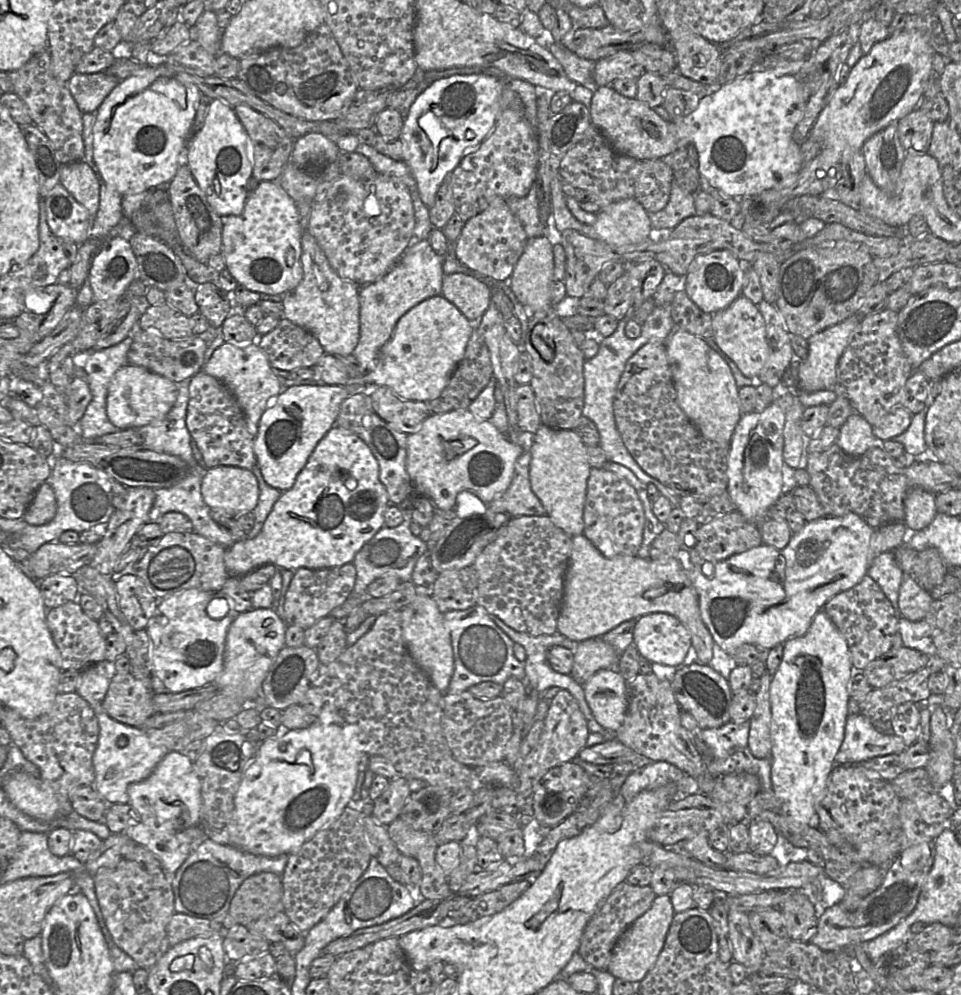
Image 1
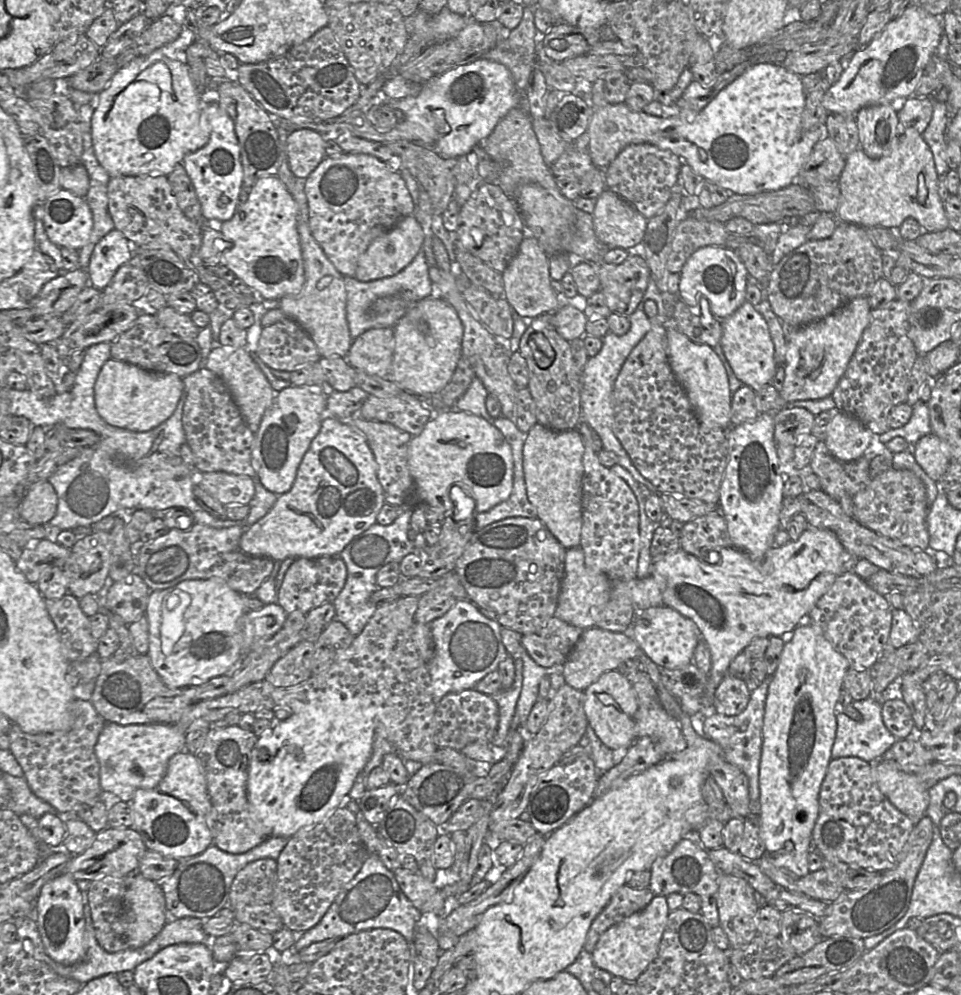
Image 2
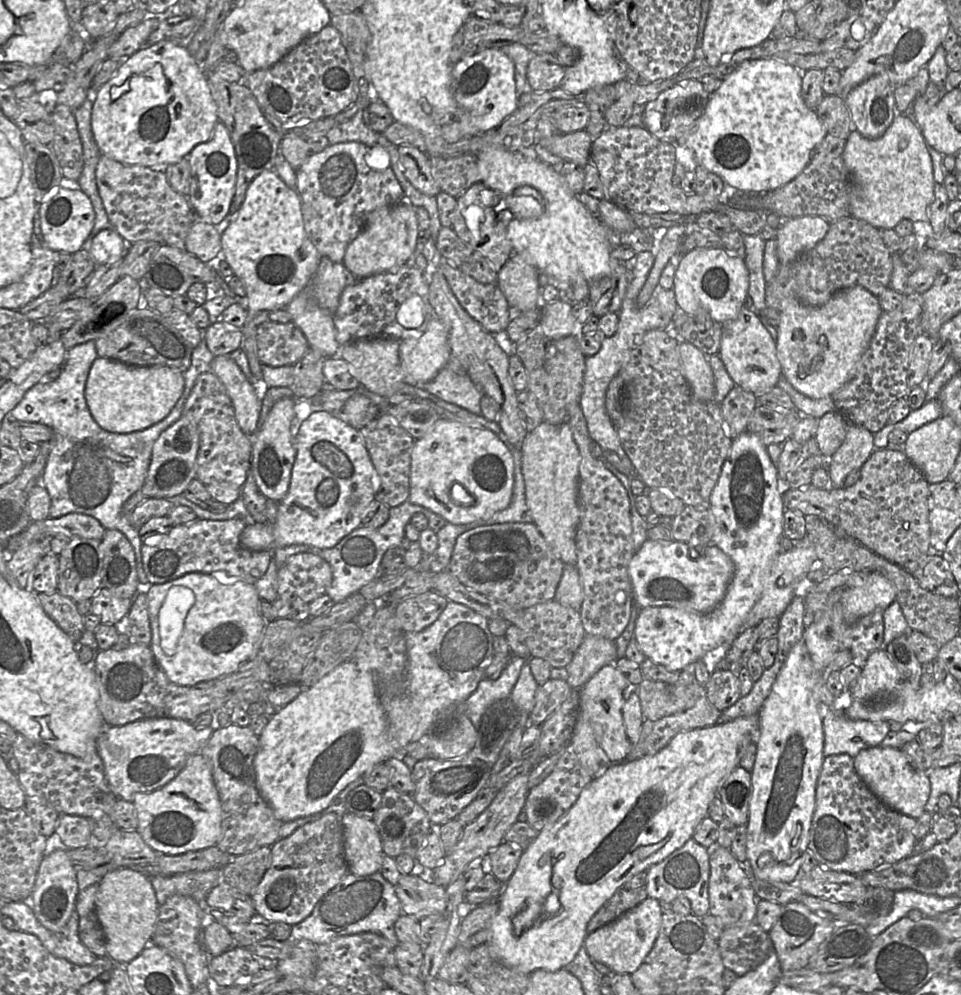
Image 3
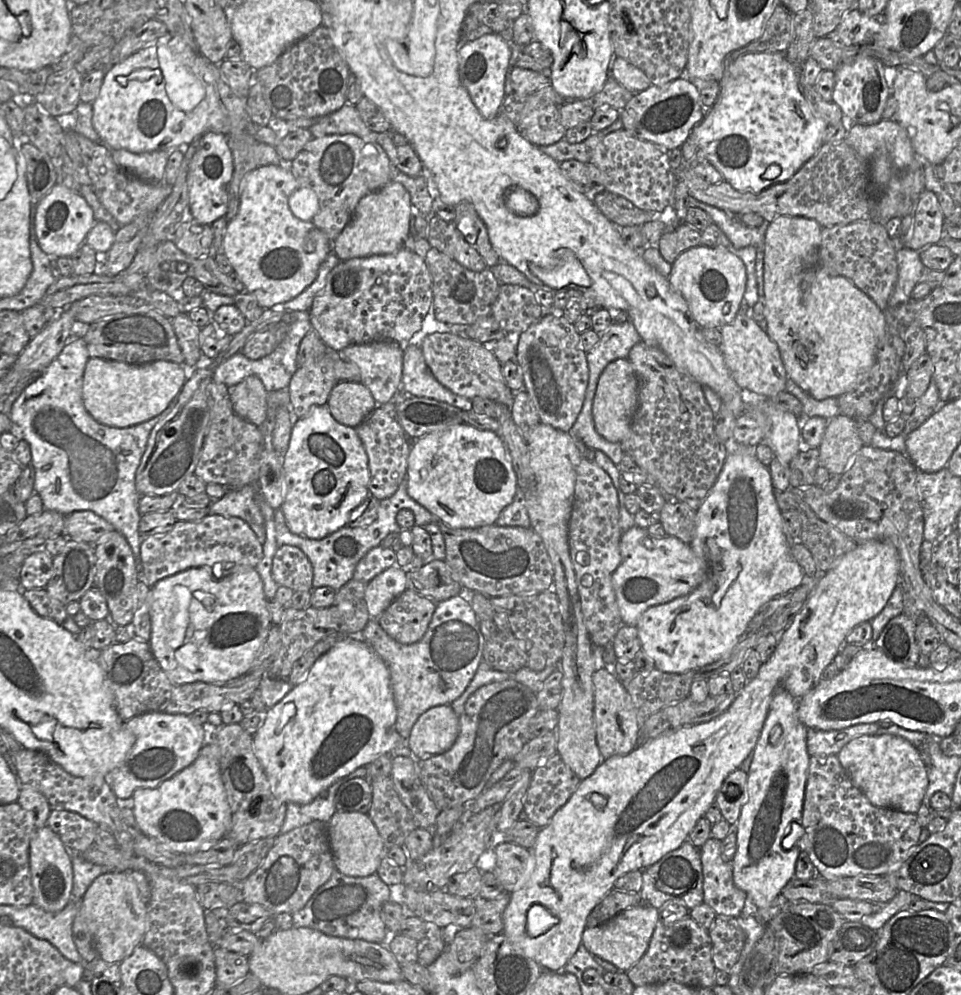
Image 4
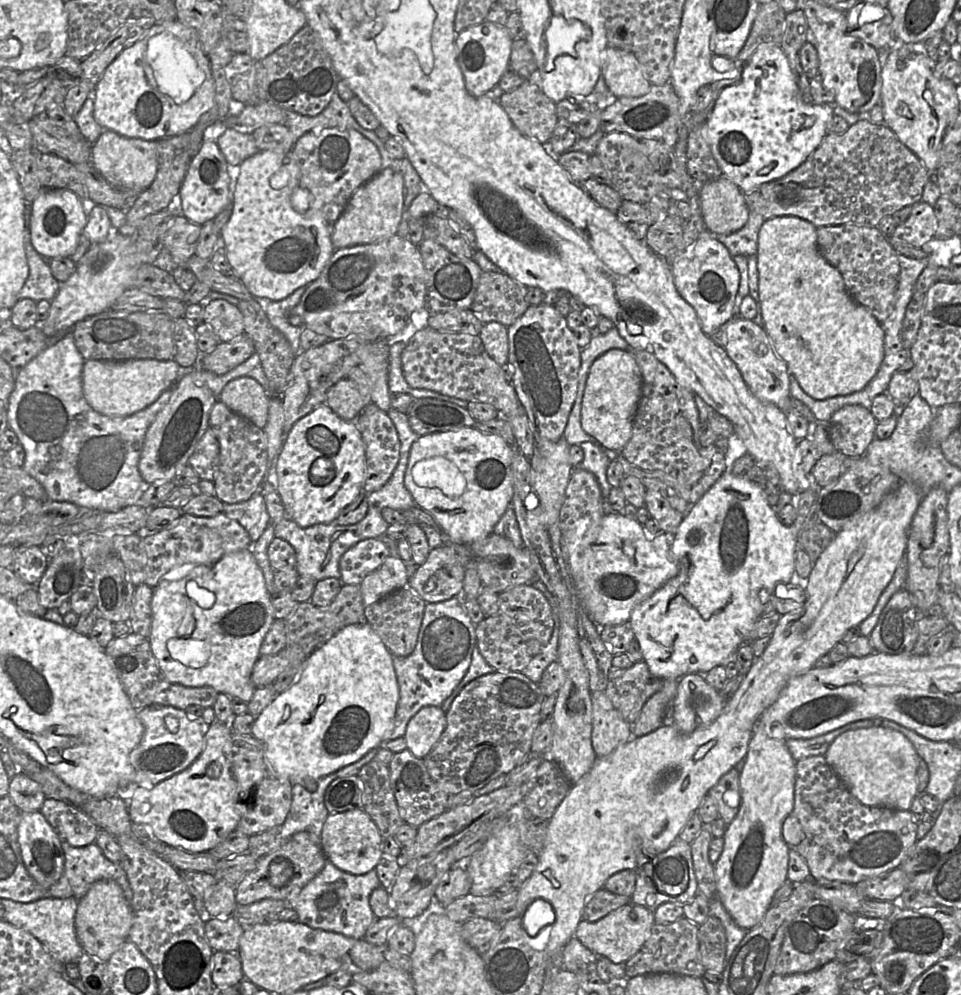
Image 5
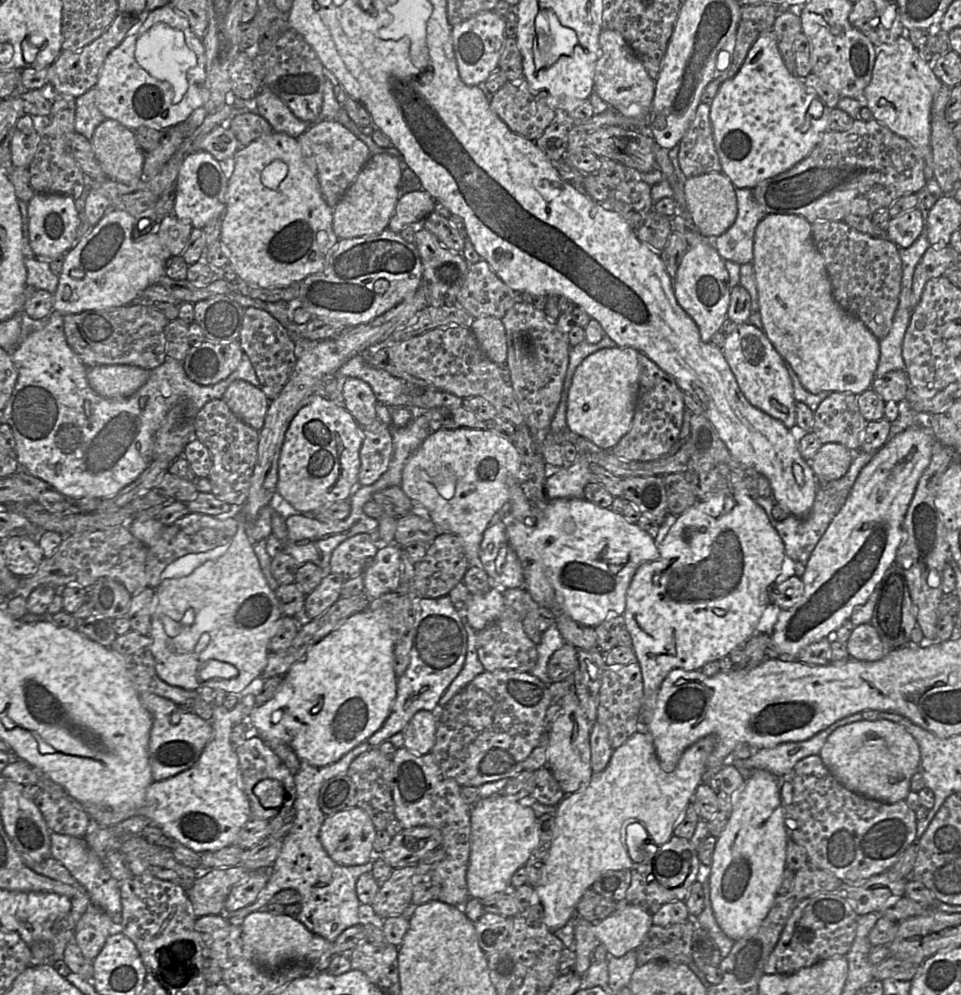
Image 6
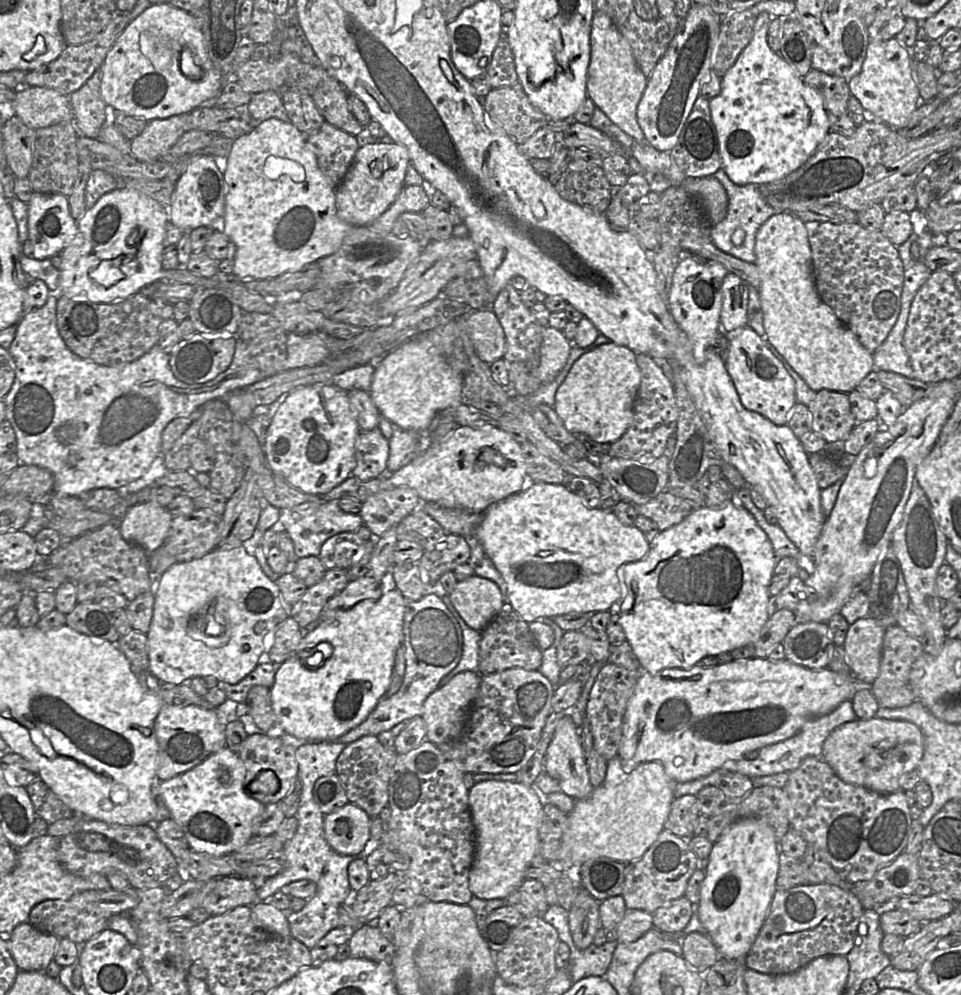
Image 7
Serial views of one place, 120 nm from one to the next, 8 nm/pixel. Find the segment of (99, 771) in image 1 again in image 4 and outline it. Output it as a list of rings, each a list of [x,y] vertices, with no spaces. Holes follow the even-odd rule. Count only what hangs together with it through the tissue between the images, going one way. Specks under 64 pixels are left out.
[[[148,712],[125,722],[136,737],[121,766],[111,771],[114,795],[119,799],[133,796],[136,789],[156,788],[165,780],[190,766],[204,745],[202,725],[192,721],[189,715]]]

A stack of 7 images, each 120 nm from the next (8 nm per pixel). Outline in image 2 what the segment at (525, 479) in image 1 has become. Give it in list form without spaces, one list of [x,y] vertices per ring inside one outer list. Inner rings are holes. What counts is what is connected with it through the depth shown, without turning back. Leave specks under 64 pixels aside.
[[[523,458],[513,459],[513,487],[509,498],[492,509],[478,513],[474,518],[475,529],[481,529],[494,522],[510,517],[524,517],[534,519],[537,517],[536,508],[527,498],[526,485],[523,471]]]

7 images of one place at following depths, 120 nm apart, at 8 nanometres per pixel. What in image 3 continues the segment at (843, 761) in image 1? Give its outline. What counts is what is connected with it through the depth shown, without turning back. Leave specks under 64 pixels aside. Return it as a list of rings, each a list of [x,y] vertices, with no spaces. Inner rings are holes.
[[[823,703],[820,708],[825,757],[847,754],[854,758],[863,749],[880,746],[890,732],[888,721],[853,720]]]

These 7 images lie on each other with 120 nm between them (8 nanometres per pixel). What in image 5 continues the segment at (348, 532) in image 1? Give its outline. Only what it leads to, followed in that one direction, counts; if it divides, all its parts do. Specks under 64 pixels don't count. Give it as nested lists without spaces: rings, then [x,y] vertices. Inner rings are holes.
[[[325,403],[319,404],[293,424],[277,459],[277,492],[285,509],[285,517],[300,527],[332,523],[340,511],[363,491],[365,468],[364,444],[356,422],[343,420]]]

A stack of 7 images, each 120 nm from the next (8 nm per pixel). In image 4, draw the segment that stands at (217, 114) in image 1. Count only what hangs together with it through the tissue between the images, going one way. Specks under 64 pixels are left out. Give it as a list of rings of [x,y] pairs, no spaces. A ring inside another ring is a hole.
[[[213,131],[204,133],[189,166],[188,211],[195,221],[211,225],[217,219],[225,216],[232,174],[233,156],[227,136]]]

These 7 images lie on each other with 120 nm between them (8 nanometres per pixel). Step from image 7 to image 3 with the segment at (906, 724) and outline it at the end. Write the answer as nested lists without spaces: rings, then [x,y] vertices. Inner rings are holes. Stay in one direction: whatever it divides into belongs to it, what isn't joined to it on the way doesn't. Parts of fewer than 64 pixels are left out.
[[[882,746],[866,748],[853,761],[859,777],[887,807],[916,820],[924,813],[931,791],[928,774],[914,768],[900,749]]]

